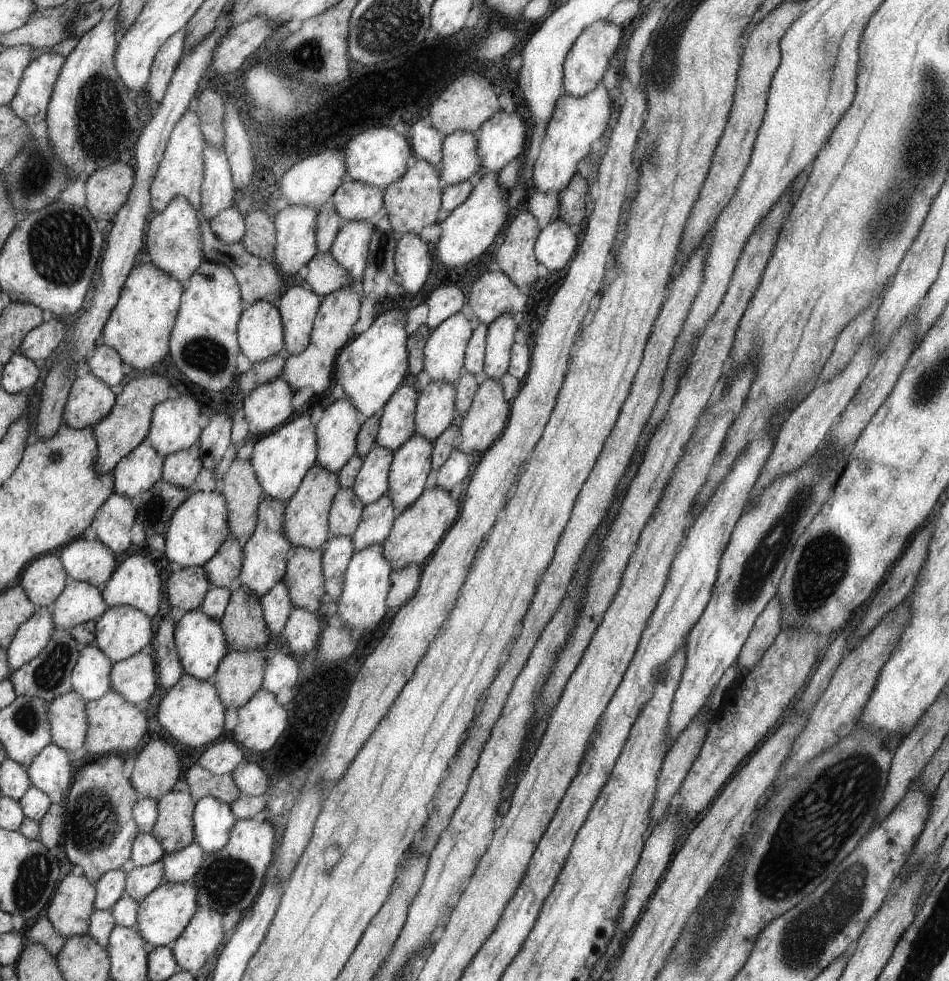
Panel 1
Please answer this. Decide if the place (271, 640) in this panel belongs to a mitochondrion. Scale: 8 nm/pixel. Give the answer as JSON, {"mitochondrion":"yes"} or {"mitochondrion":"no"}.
{"mitochondrion":"no"}

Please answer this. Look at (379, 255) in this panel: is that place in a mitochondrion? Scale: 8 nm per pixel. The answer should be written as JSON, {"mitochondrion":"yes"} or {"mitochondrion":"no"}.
{"mitochondrion":"yes"}

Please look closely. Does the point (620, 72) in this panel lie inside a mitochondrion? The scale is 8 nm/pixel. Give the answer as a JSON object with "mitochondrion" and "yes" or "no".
{"mitochondrion":"no"}

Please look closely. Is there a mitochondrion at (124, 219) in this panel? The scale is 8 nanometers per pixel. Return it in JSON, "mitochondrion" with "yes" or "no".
{"mitochondrion":"no"}

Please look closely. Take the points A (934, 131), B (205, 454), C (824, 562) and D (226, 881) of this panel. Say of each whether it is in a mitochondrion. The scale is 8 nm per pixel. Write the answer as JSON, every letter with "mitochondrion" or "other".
{"A":"mitochondrion","B":"other","C":"mitochondrion","D":"mitochondrion"}

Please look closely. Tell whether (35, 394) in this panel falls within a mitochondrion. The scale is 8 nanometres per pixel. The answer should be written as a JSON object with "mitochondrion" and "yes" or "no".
{"mitochondrion":"no"}

